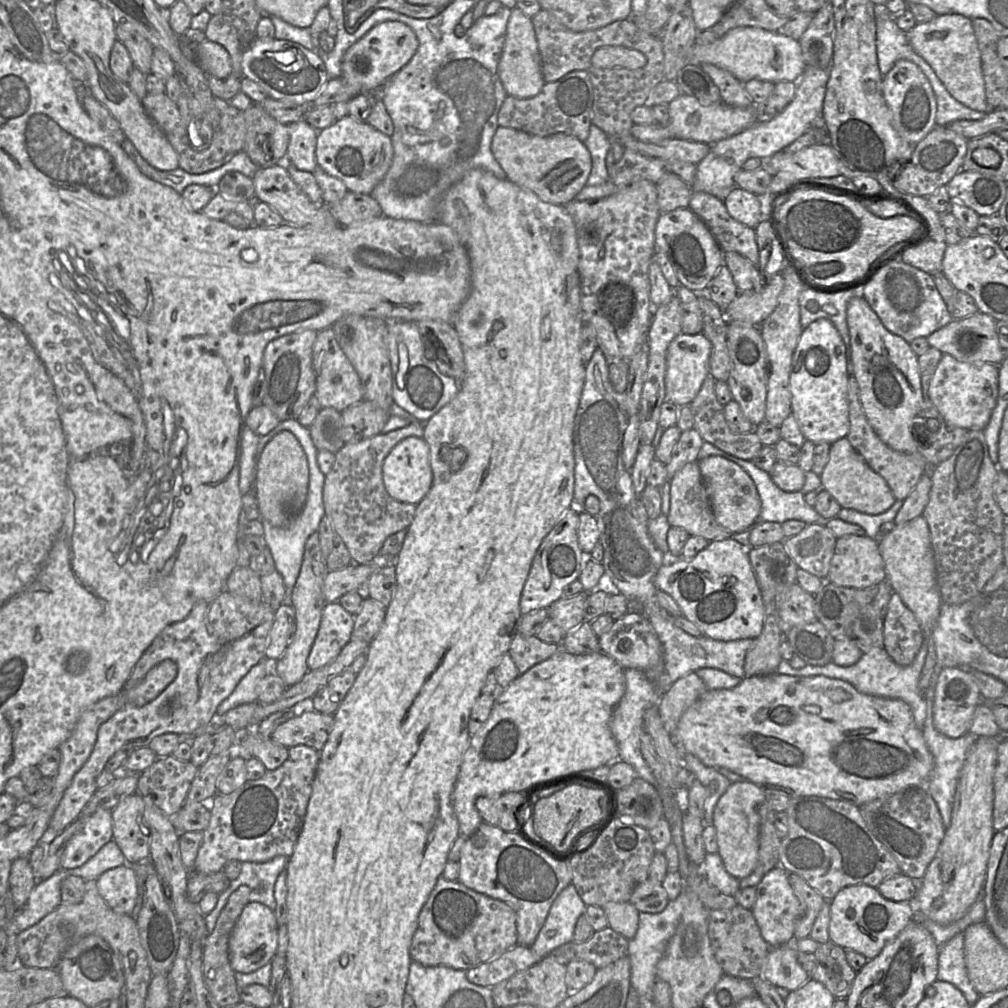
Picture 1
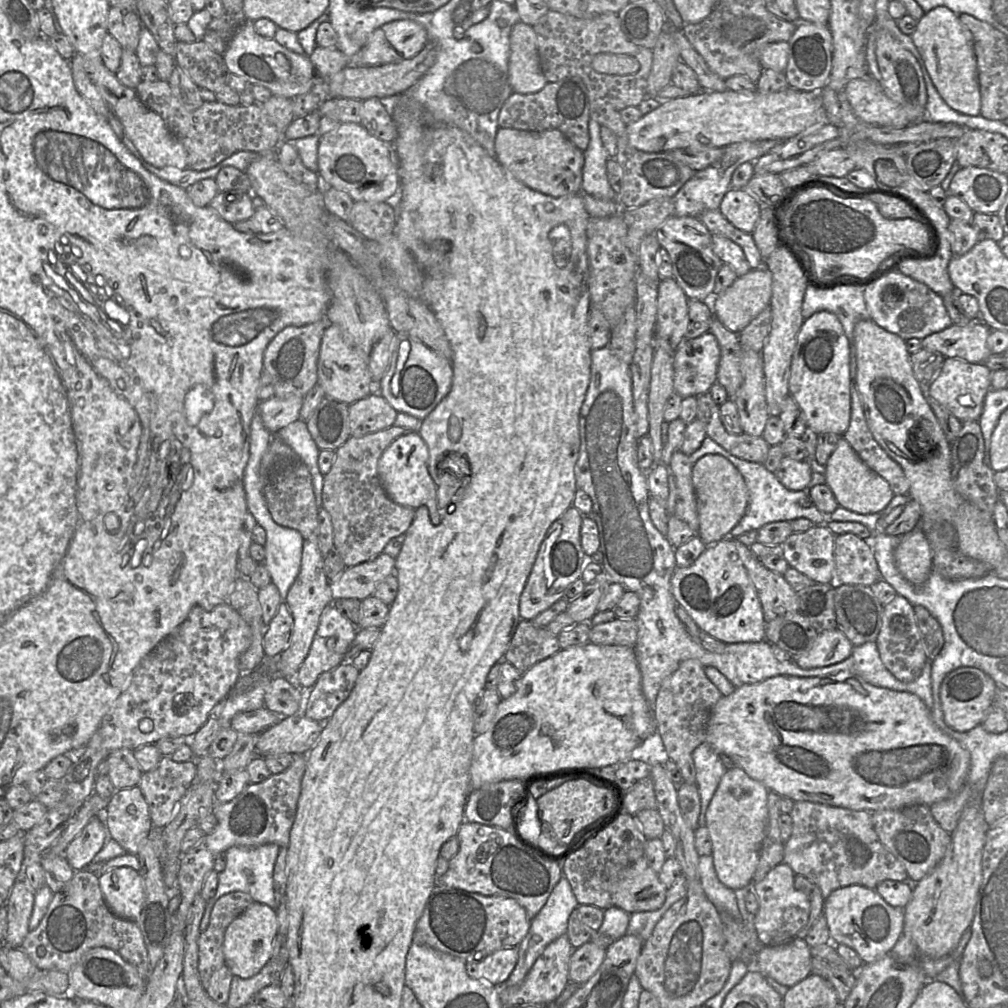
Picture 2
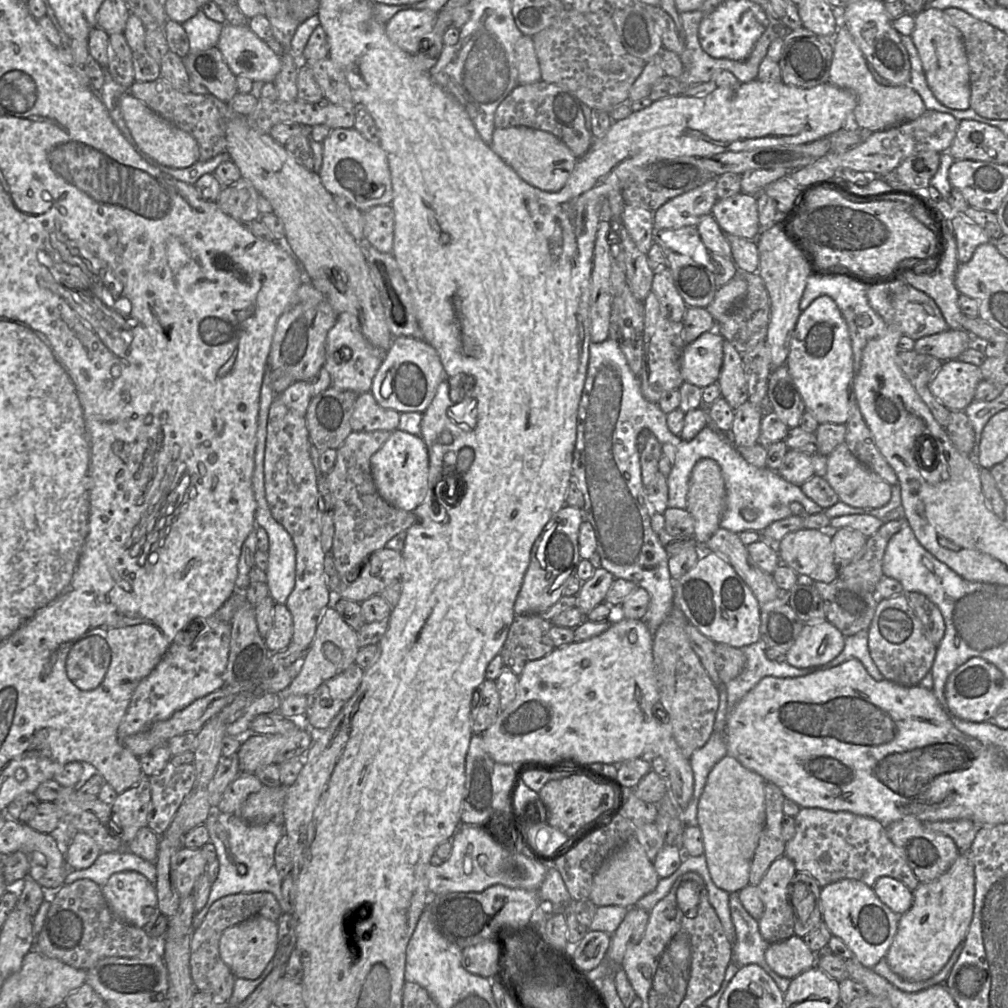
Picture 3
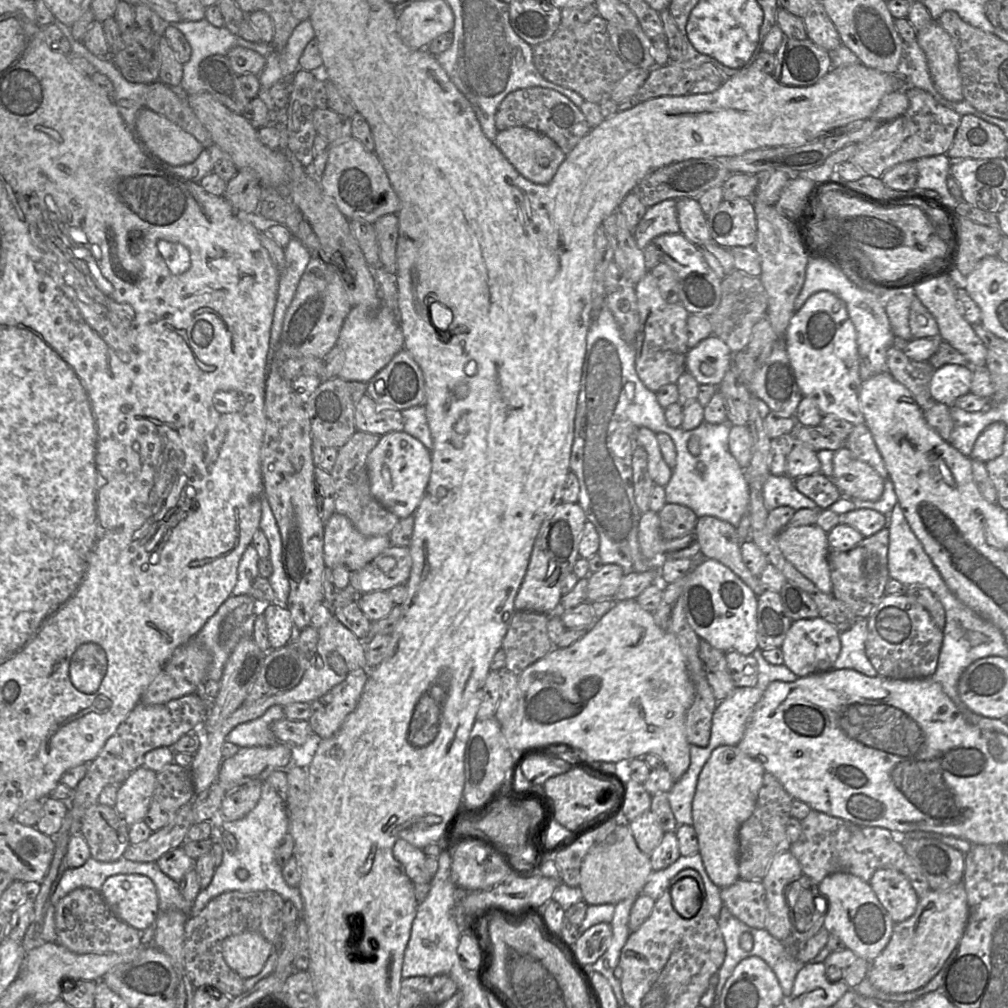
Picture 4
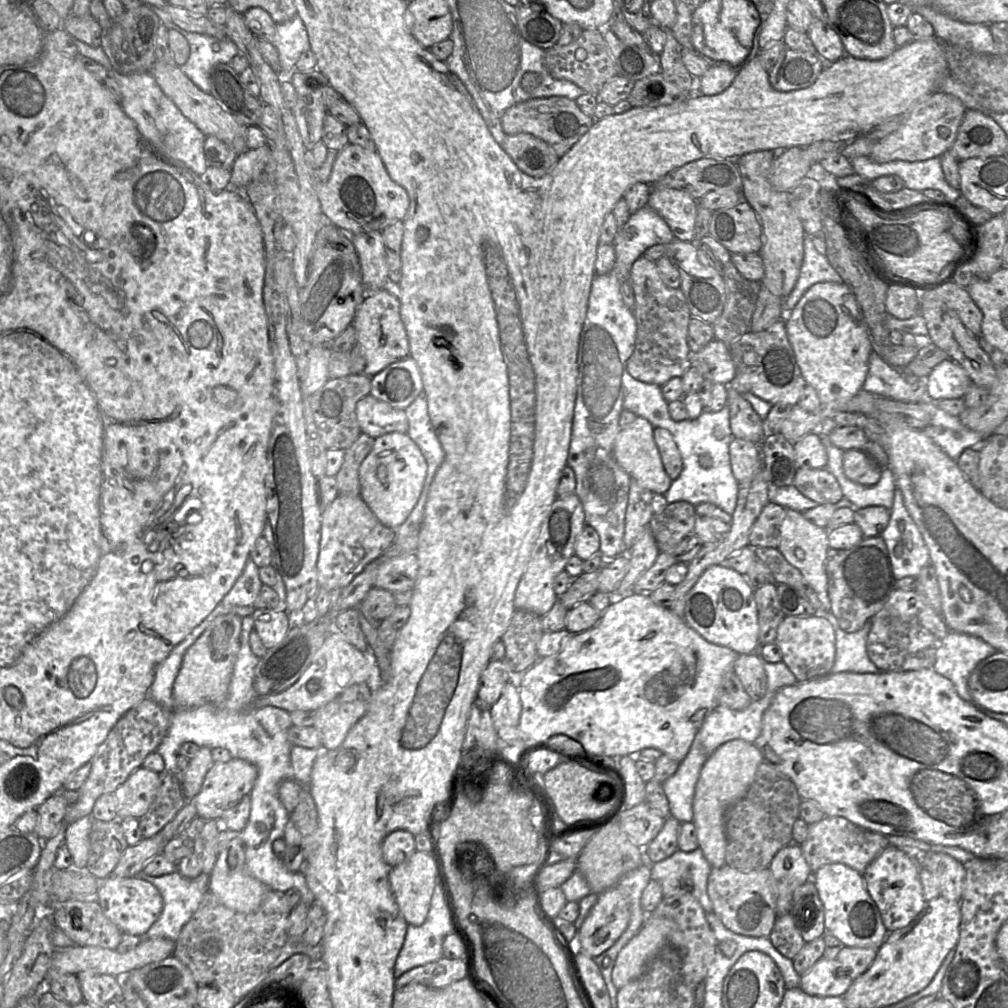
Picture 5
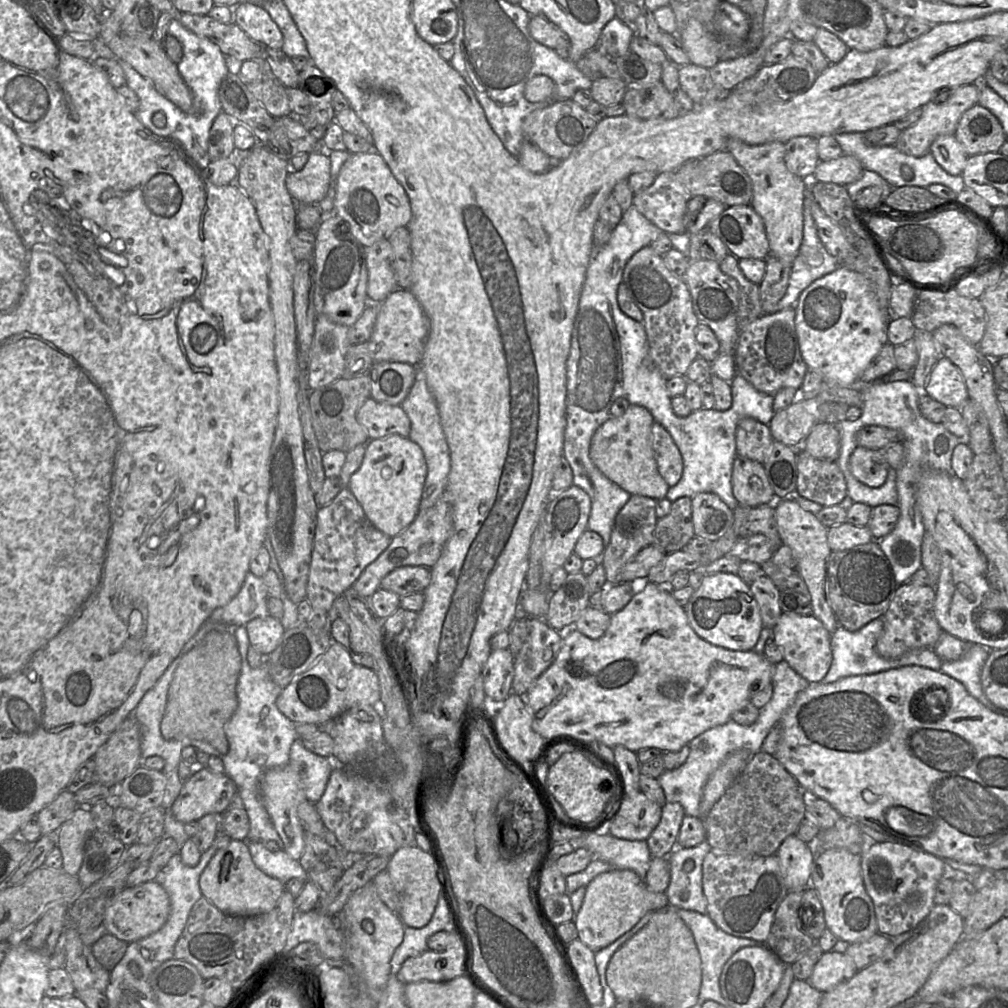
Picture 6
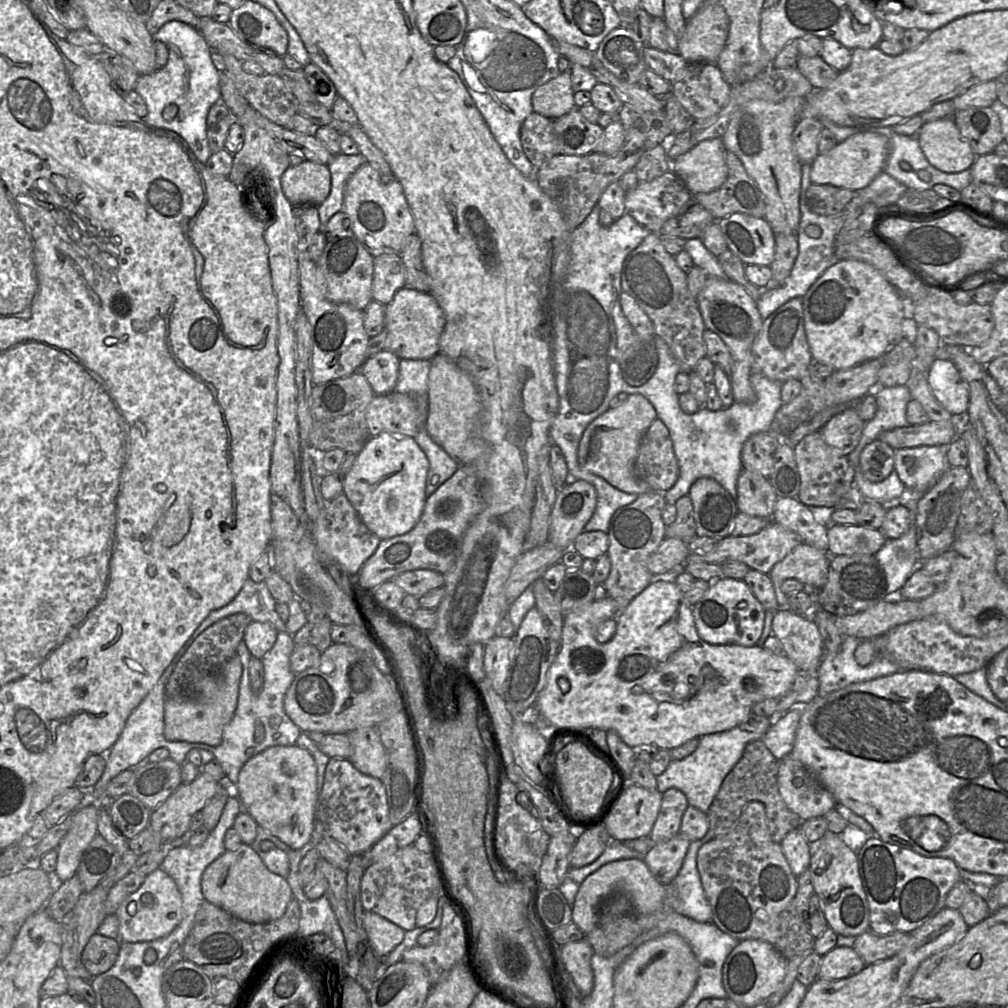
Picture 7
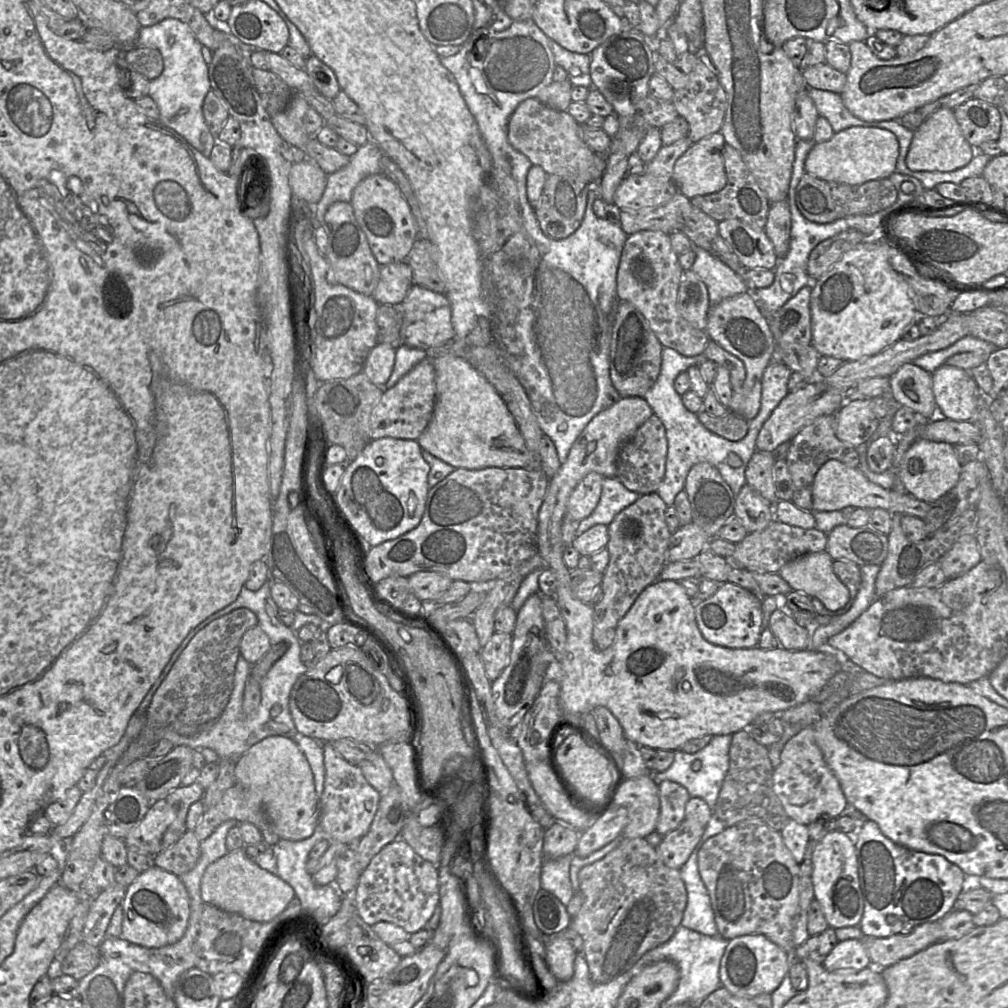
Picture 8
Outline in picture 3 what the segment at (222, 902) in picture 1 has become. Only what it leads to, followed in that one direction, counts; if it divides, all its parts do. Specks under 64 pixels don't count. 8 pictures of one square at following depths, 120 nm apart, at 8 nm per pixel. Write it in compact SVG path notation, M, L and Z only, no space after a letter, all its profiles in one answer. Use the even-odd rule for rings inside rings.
M215 810L204 823L208 829L209 840L215 846L219 861L219 873L213 882L205 906L196 912L192 919L192 929L195 930L203 922L211 905L218 899L237 893L270 892L282 911L292 913L293 905L285 901L282 896L282 879L275 866L275 847L285 833L284 826L275 822L265 824L250 824L238 814L226 814ZM220 823L217 828L216 827Z

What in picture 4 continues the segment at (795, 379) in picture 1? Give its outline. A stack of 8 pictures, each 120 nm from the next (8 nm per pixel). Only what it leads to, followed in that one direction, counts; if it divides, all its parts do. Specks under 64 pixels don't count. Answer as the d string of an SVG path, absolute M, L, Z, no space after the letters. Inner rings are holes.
M828 291L813 294L792 316L784 340L802 395L813 399L823 415L833 414L853 425L864 424L858 399L862 380L857 334L846 304Z

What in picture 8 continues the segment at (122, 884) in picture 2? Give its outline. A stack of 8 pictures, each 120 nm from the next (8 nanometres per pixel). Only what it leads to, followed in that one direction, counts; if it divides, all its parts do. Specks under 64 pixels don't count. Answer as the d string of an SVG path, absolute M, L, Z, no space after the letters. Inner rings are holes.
M159 867L140 873L127 887L122 902L121 937L131 943L160 948L177 942L185 933L190 916L189 894L177 875Z

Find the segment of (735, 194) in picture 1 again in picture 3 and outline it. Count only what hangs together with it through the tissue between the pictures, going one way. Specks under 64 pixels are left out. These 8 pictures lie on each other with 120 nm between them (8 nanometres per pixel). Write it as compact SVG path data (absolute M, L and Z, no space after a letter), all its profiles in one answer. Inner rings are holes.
M739 192L718 200L711 215L726 235L756 240L760 234L757 195Z

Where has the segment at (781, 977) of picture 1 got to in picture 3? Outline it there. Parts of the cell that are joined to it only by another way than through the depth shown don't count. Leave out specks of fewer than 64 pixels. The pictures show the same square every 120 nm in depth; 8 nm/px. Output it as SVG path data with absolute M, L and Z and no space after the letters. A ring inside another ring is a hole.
M799 936L770 944L765 952L769 967L779 976L794 979L816 966L817 956Z

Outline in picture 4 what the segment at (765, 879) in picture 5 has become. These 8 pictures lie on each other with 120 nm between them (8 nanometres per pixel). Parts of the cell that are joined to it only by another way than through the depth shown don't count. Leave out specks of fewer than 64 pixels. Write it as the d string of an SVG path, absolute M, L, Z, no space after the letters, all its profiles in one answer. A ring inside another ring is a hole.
M739 878L732 885L721 888L720 896L723 905L726 906L731 914L740 921L752 928L765 929L767 918L767 902L766 891L762 881L743 880Z

